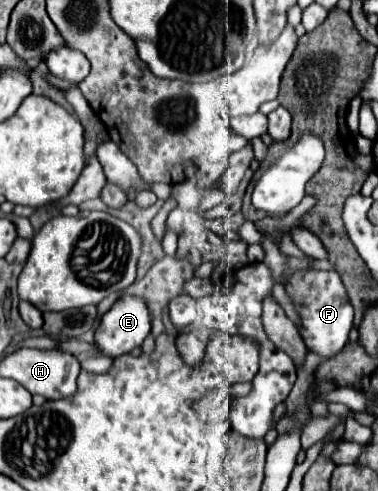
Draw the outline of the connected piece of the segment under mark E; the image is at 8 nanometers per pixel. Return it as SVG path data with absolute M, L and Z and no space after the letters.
M123 295L101 317L95 331L95 343L99 351L111 359L141 347L151 333L151 309L143 297Z

